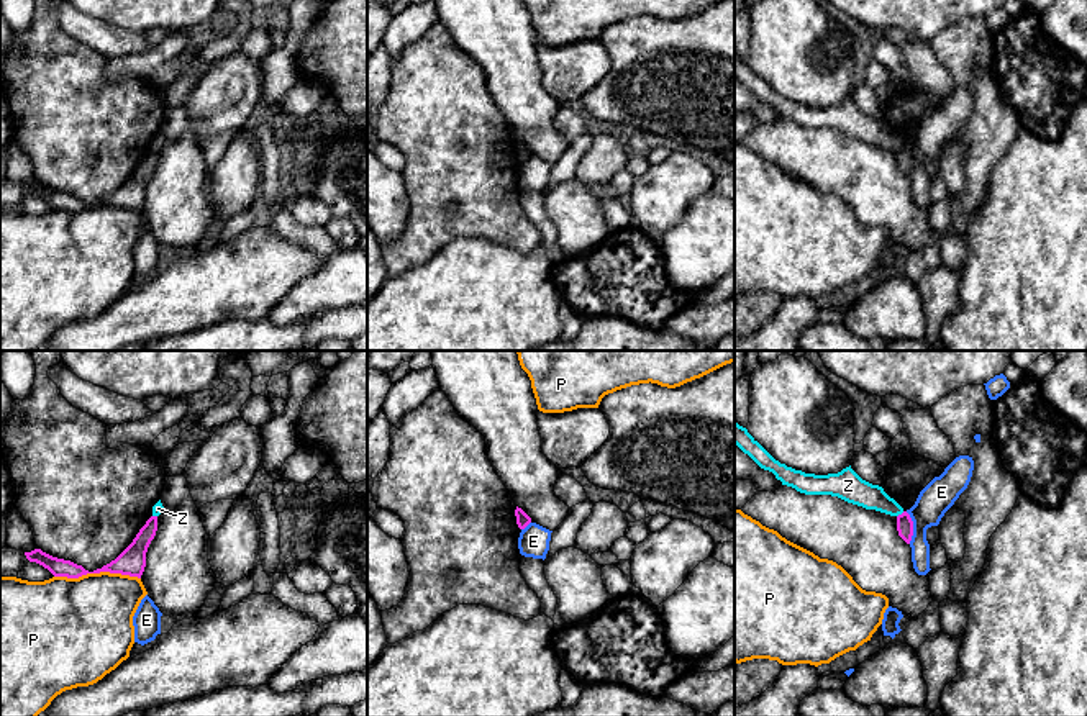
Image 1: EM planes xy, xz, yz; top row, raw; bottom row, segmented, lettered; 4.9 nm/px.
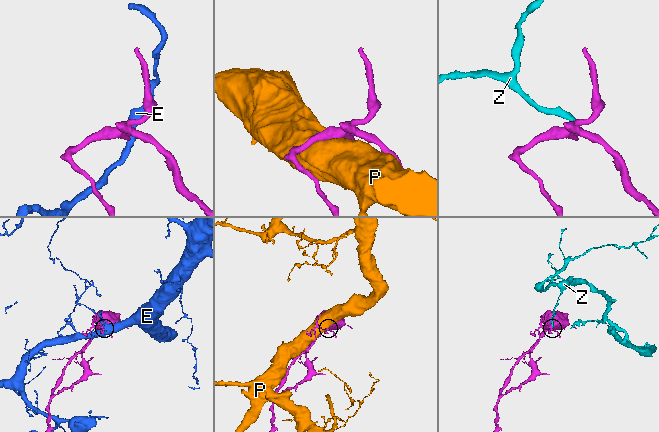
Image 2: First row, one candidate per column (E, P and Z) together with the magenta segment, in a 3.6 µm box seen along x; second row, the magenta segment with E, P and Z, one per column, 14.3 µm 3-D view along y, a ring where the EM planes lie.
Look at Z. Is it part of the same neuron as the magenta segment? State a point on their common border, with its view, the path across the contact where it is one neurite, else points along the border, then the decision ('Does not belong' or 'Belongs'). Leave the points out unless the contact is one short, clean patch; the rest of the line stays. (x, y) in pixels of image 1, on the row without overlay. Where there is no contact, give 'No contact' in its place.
Touches magenta at yz (902, 146). Boundary: yz (904, 145), (897, 149). Does not belong

